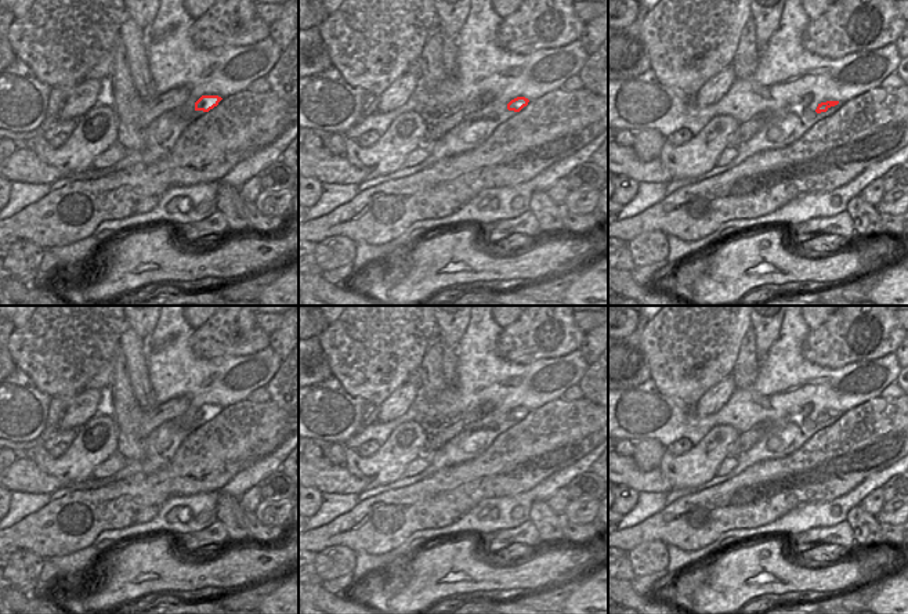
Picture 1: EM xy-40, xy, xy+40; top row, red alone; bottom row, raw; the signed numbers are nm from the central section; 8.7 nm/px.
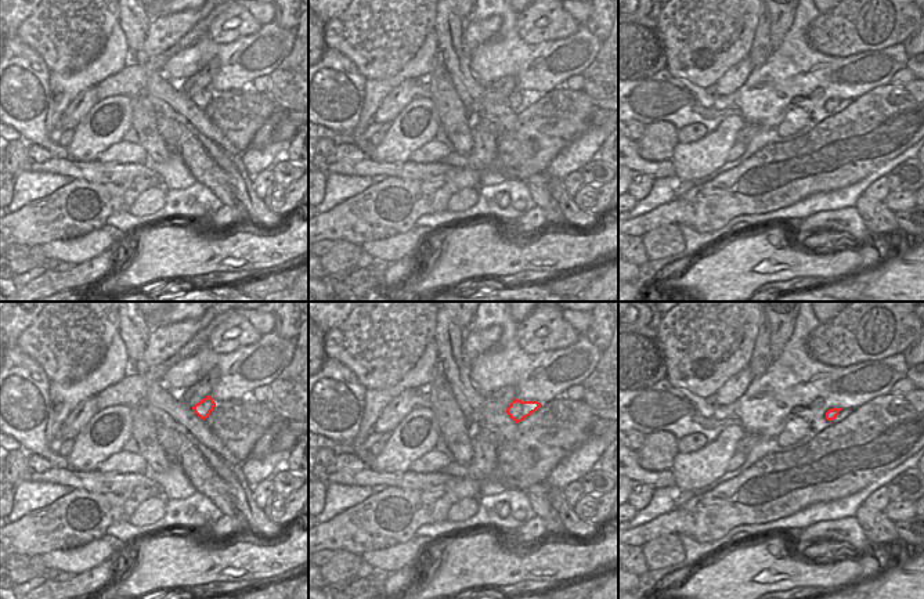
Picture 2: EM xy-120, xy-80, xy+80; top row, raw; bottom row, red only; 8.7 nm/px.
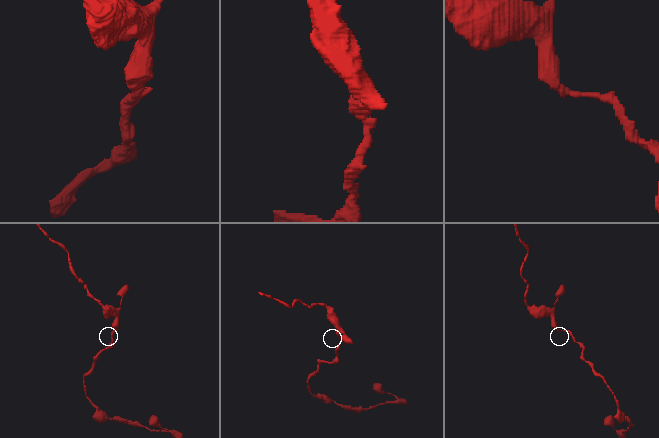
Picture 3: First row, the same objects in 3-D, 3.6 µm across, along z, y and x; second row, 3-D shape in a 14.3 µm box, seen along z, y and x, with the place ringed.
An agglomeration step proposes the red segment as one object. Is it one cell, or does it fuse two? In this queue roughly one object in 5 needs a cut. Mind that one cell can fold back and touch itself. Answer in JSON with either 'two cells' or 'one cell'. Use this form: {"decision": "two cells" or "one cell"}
{"decision": "one cell"}

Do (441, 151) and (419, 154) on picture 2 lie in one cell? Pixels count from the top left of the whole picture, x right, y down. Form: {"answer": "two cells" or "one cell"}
{"answer": "one cell"}

